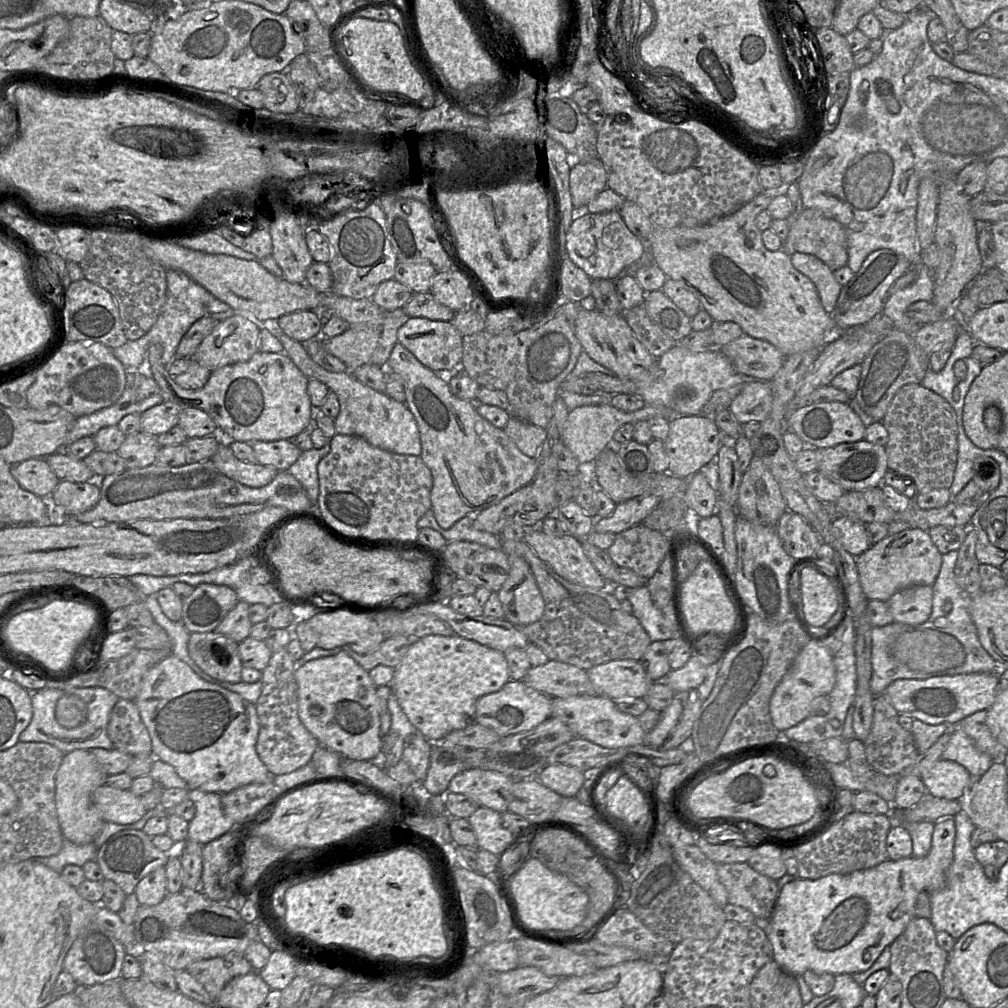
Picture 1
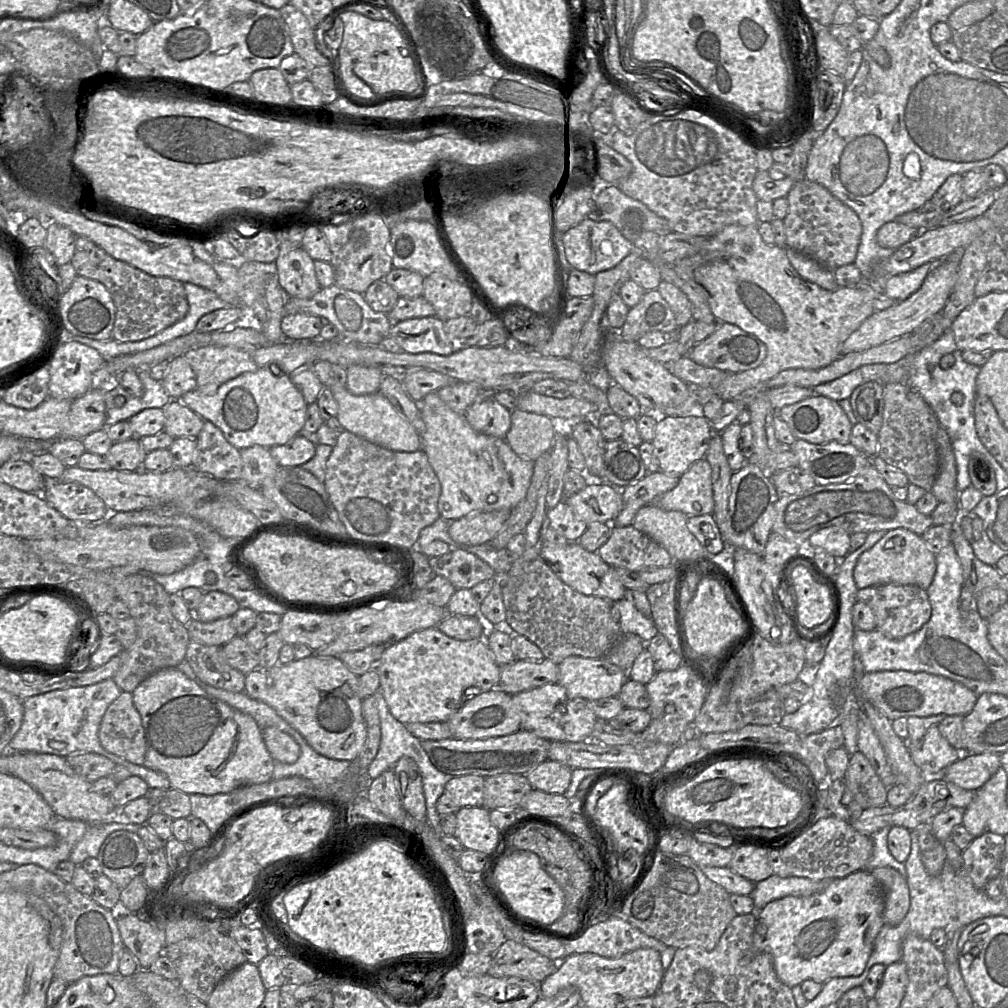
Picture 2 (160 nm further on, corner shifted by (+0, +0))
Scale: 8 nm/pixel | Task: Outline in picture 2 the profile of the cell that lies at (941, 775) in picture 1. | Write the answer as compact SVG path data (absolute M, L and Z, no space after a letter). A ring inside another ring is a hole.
M964 752L963 757L944 769L944 771L942 772L942 778L963 789L976 791L981 786L983 786L1000 767L1000 754L969 754L967 752Z

